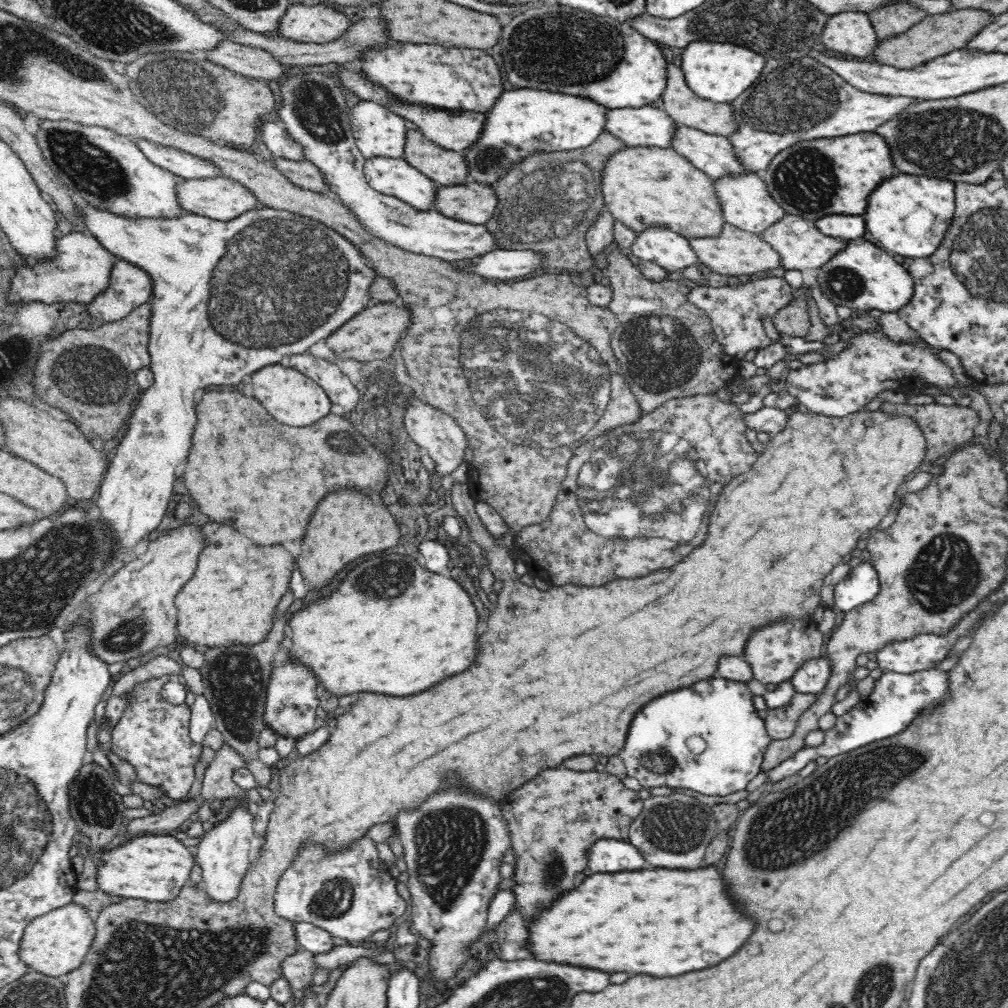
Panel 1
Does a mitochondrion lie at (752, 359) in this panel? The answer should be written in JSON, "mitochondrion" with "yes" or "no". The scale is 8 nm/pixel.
{"mitochondrion":"no"}

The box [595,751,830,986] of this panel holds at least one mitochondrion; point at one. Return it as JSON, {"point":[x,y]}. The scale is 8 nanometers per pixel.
{"point":[679,826]}

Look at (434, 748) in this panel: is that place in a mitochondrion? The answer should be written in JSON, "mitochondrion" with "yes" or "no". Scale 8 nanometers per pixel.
{"mitochondrion":"no"}

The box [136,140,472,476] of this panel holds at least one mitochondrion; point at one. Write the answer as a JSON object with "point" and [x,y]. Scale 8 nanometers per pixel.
{"point":[263,251]}

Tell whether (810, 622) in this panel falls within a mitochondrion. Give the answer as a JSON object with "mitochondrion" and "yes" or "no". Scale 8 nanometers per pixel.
{"mitochondrion":"no"}

